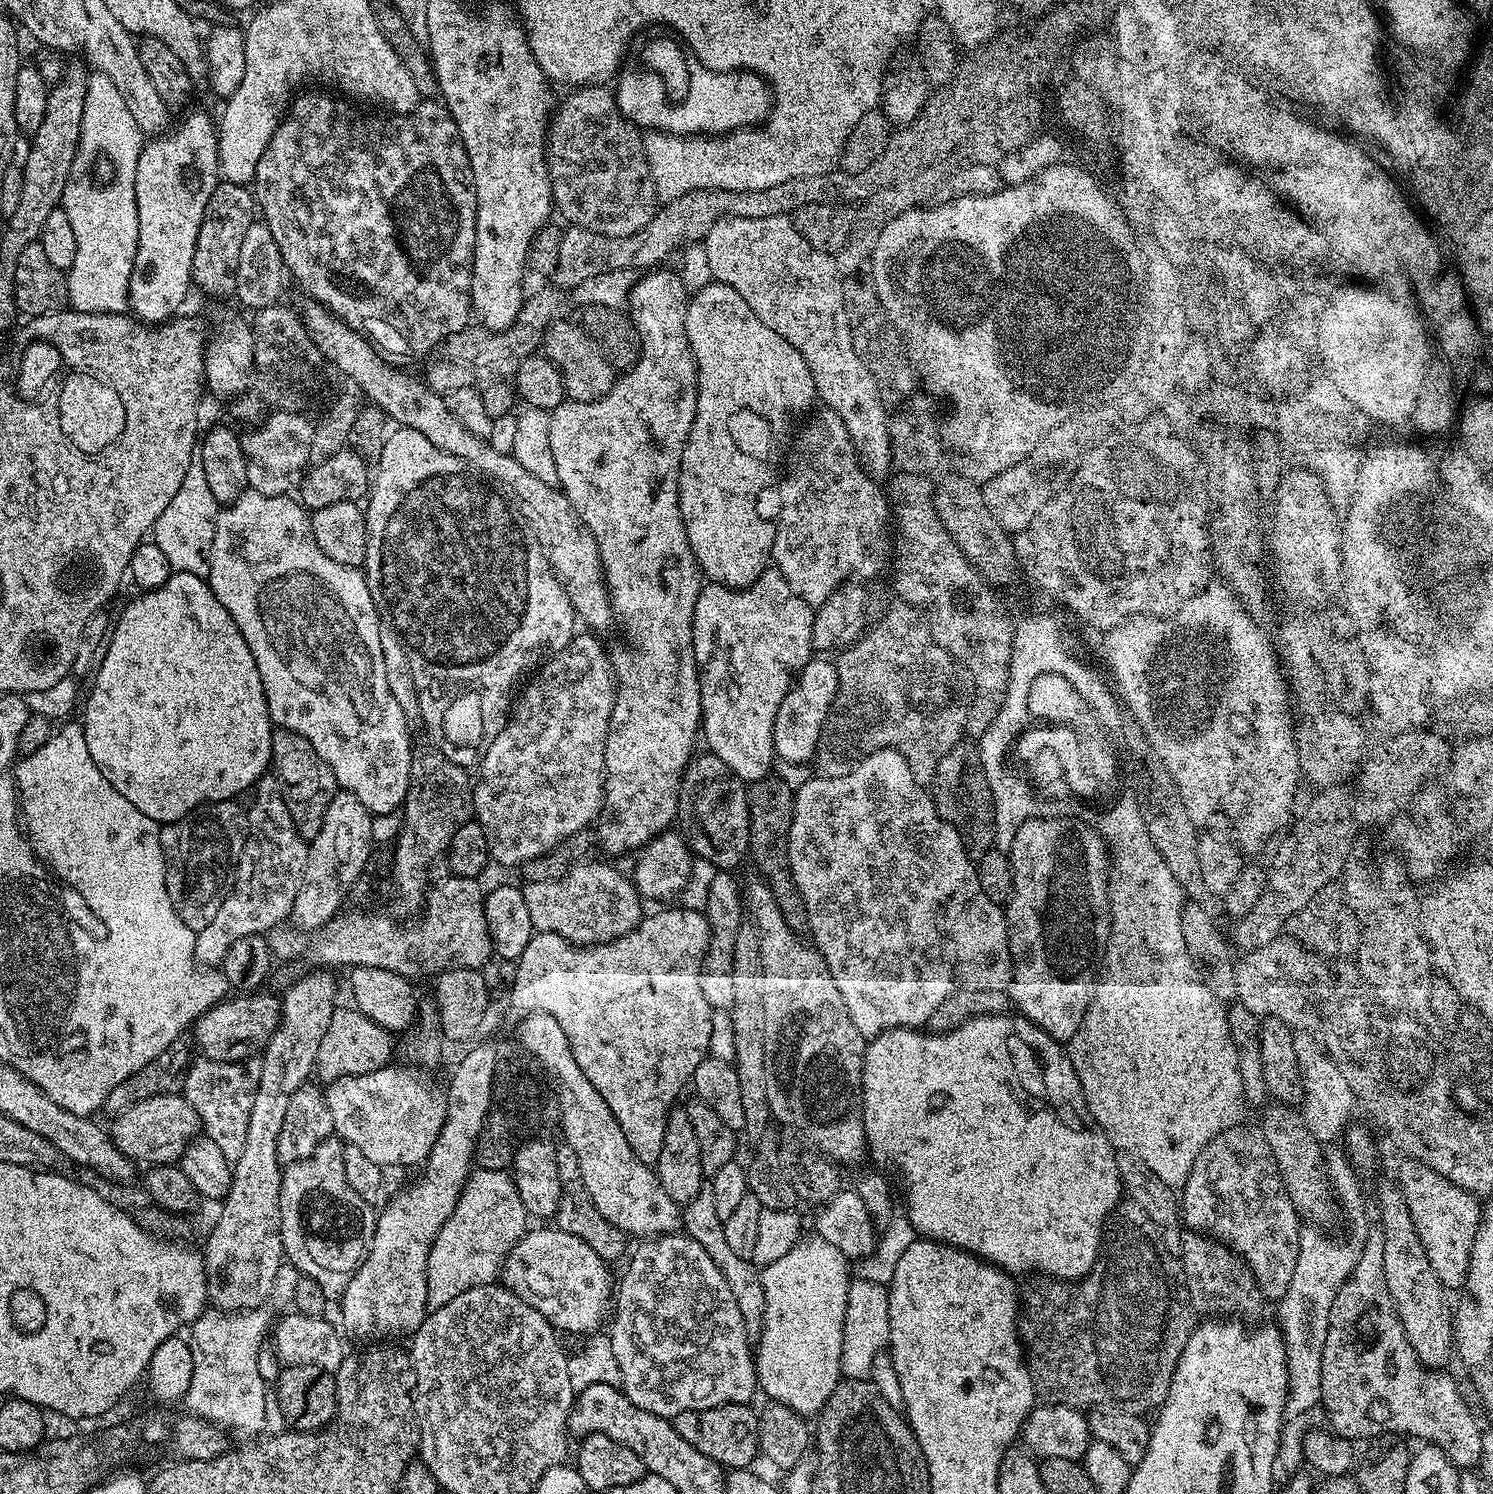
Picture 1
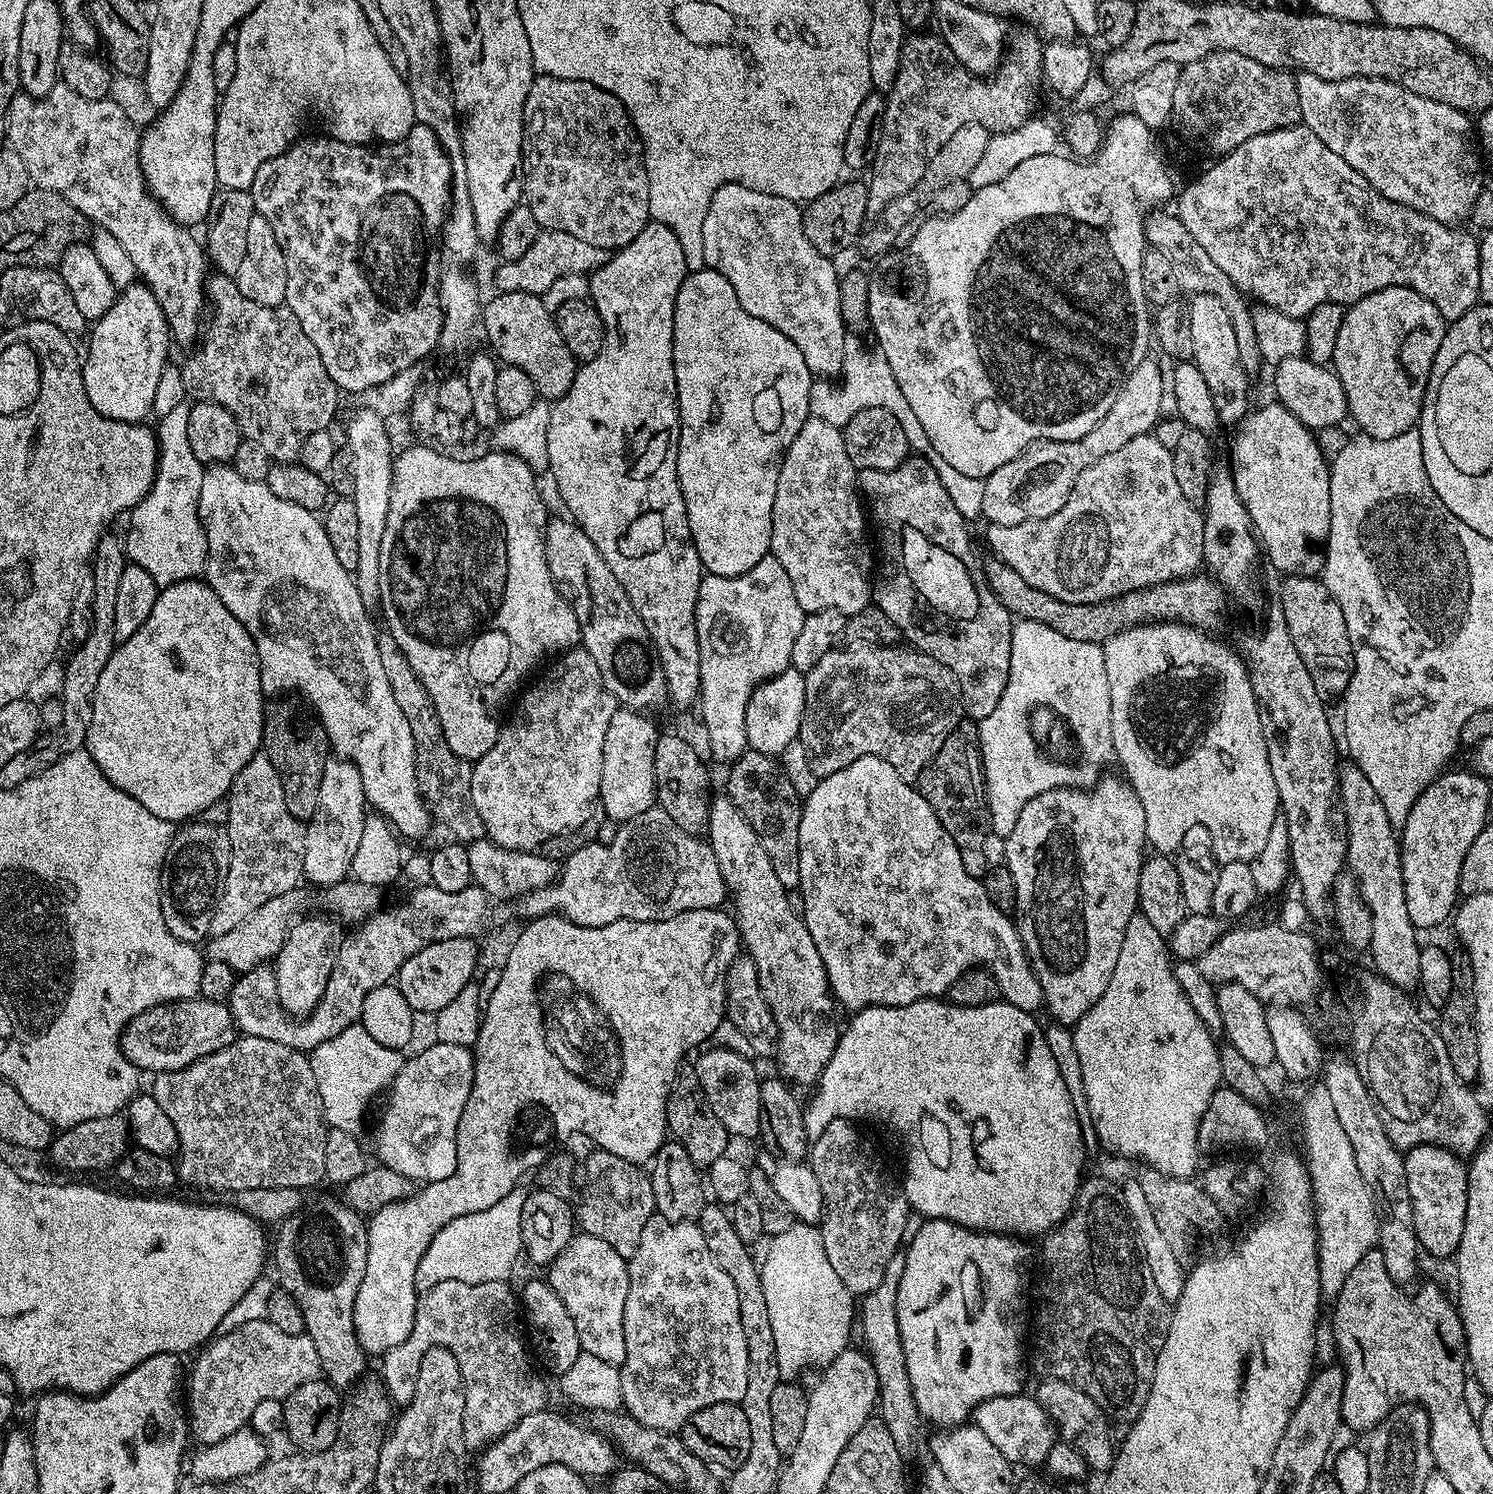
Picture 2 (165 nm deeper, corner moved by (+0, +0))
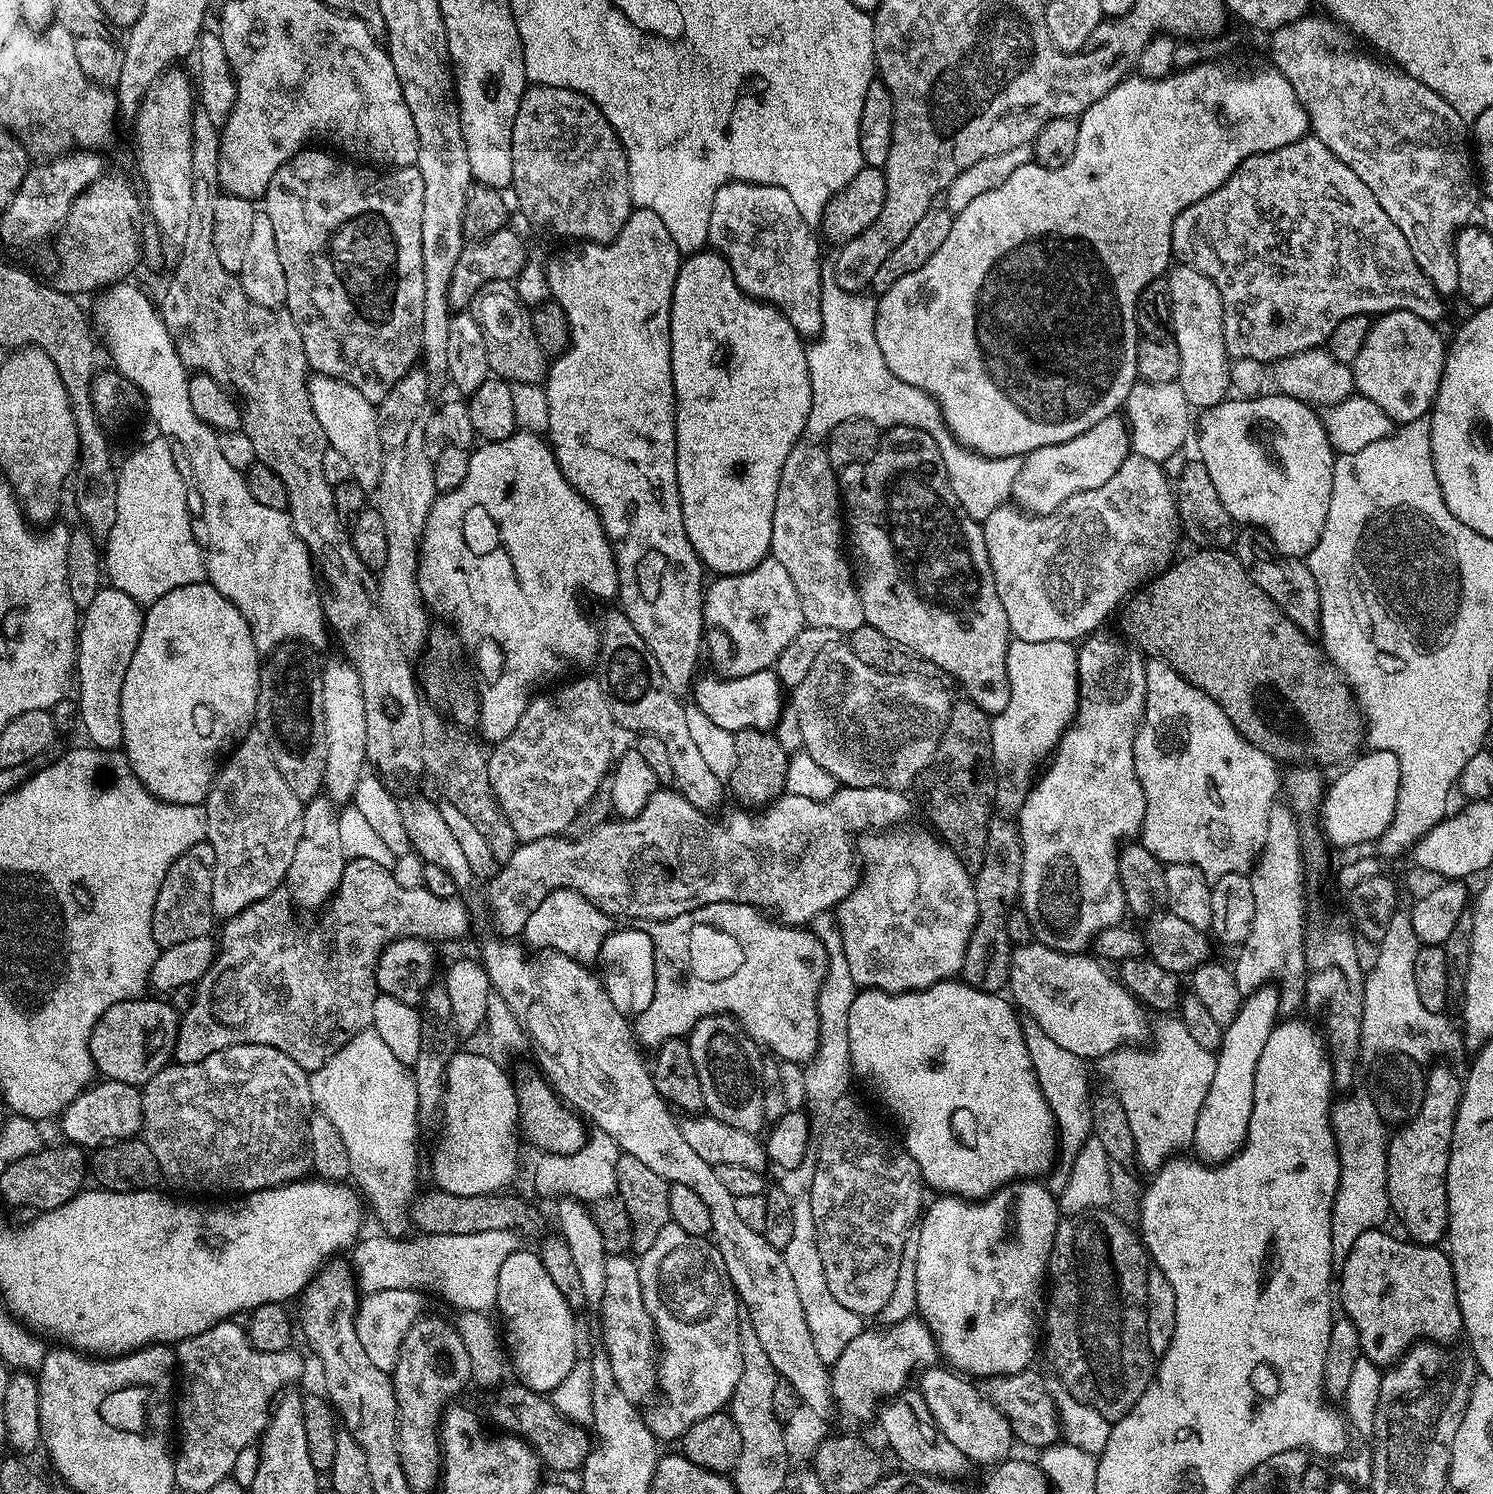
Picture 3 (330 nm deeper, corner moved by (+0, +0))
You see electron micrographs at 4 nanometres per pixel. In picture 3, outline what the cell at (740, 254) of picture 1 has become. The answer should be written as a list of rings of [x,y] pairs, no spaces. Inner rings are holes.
[[[729,182],[714,194],[708,217],[707,243],[723,256],[741,290],[756,300],[773,304],[801,337],[819,336],[821,241],[813,225],[802,218],[797,197],[778,186]]]

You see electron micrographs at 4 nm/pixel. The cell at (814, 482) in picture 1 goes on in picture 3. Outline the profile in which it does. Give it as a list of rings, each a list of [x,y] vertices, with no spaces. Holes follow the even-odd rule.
[[[801,442],[790,450],[786,466],[782,466],[782,478],[778,482],[778,498],[774,502],[774,526],[772,527],[772,547],[770,554],[782,562],[798,598],[802,602],[802,614],[807,627],[826,626],[826,630],[838,630],[847,634],[858,630],[864,622],[864,611],[860,601],[857,581],[852,581],[852,568],[844,557],[846,544],[842,539],[842,497],[837,469],[833,468],[828,449],[820,442]]]

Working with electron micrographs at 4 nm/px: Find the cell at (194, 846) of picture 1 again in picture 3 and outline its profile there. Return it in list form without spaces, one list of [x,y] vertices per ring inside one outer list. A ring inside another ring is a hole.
[[[205,842],[190,846],[190,850],[183,852],[172,863],[170,870],[166,870],[166,878],[162,878],[152,915],[152,933],[157,949],[178,946],[178,942],[190,942],[190,938],[207,936],[213,931],[212,879],[215,865],[216,851]]]

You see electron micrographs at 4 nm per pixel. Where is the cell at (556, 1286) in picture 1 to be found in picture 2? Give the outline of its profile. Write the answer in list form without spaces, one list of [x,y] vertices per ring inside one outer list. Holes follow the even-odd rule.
[[[578,1232],[546,1272],[547,1283],[564,1302],[574,1322],[581,1351],[597,1355],[602,1362],[623,1364],[626,1358],[624,1311],[628,1289],[626,1258],[602,1238]],[[608,1312],[612,1312],[612,1316],[608,1316]]]

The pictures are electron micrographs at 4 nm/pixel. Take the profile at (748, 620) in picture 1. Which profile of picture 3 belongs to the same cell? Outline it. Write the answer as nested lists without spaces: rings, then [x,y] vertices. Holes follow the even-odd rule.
[[[769,554],[742,574],[717,575],[713,580],[704,594],[704,639],[713,666],[724,678],[769,671],[778,654],[806,627],[802,602],[790,574]]]

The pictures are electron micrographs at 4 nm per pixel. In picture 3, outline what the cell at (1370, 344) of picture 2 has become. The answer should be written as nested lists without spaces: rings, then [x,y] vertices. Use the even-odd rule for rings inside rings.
[[[1386,312],[1372,320],[1372,328],[1366,334],[1366,342],[1362,342],[1362,350],[1351,364],[1352,382],[1355,391],[1361,396],[1370,398],[1374,406],[1382,406],[1382,410],[1397,425],[1403,426],[1423,420],[1429,415],[1432,402],[1438,394],[1438,386],[1444,369],[1446,340],[1435,332],[1429,321],[1418,318],[1409,312]]]

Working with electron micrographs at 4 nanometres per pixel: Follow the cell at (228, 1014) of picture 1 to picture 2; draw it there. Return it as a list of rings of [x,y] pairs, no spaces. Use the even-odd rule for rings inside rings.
[[[193,998],[159,1004],[129,1020],[120,1038],[124,1056],[141,1073],[181,1070],[203,1056],[214,1054],[237,1040],[238,1029],[227,1003]]]

